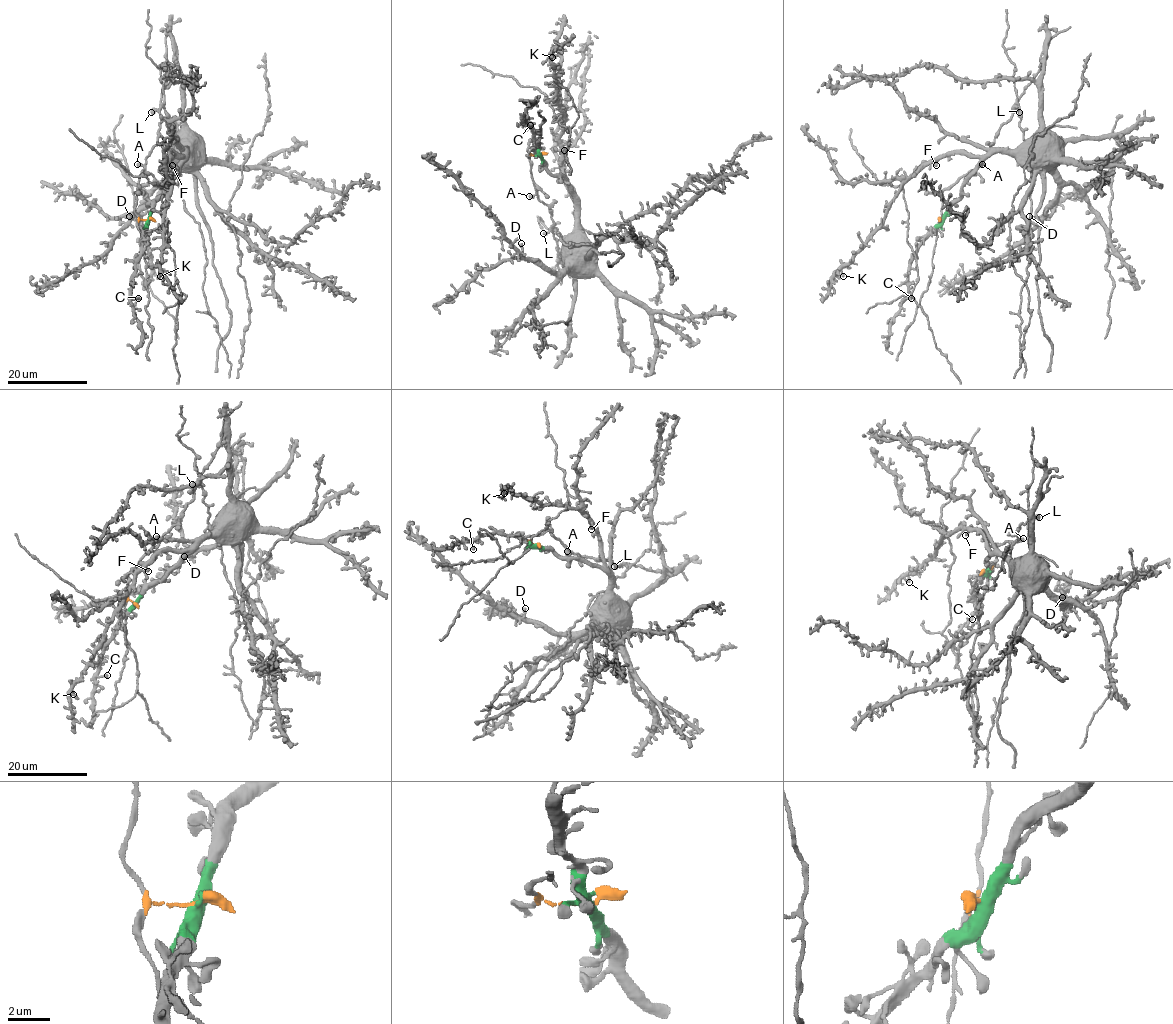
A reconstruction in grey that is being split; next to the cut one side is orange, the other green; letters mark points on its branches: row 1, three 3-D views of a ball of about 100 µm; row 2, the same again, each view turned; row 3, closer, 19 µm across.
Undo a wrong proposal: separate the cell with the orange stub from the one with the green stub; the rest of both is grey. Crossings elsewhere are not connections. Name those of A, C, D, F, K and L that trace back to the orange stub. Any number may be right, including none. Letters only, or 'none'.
A, L

